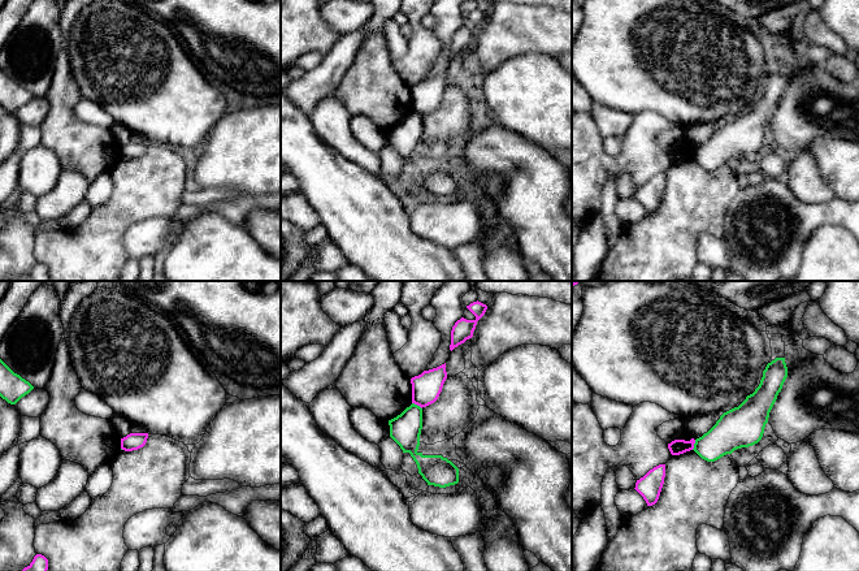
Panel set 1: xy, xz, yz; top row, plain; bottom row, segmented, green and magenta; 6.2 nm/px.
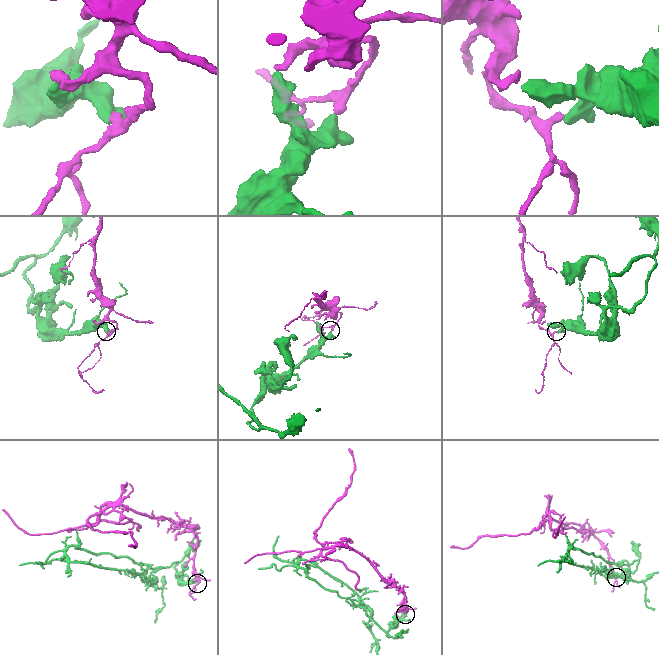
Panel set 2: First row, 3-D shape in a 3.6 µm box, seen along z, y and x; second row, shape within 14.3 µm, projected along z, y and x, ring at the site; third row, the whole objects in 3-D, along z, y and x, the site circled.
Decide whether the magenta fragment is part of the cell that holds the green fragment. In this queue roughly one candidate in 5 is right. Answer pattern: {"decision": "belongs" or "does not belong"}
{"decision": "does not belong"}

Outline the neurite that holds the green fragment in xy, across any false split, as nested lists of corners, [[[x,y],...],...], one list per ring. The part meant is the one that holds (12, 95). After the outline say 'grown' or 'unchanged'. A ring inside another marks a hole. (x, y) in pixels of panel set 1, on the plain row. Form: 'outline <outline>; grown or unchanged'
outline [[[0,68],[0,105],[10,113],[16,113],[22,105],[29,103],[34,95],[14,82],[1,68]]]; unchanged

